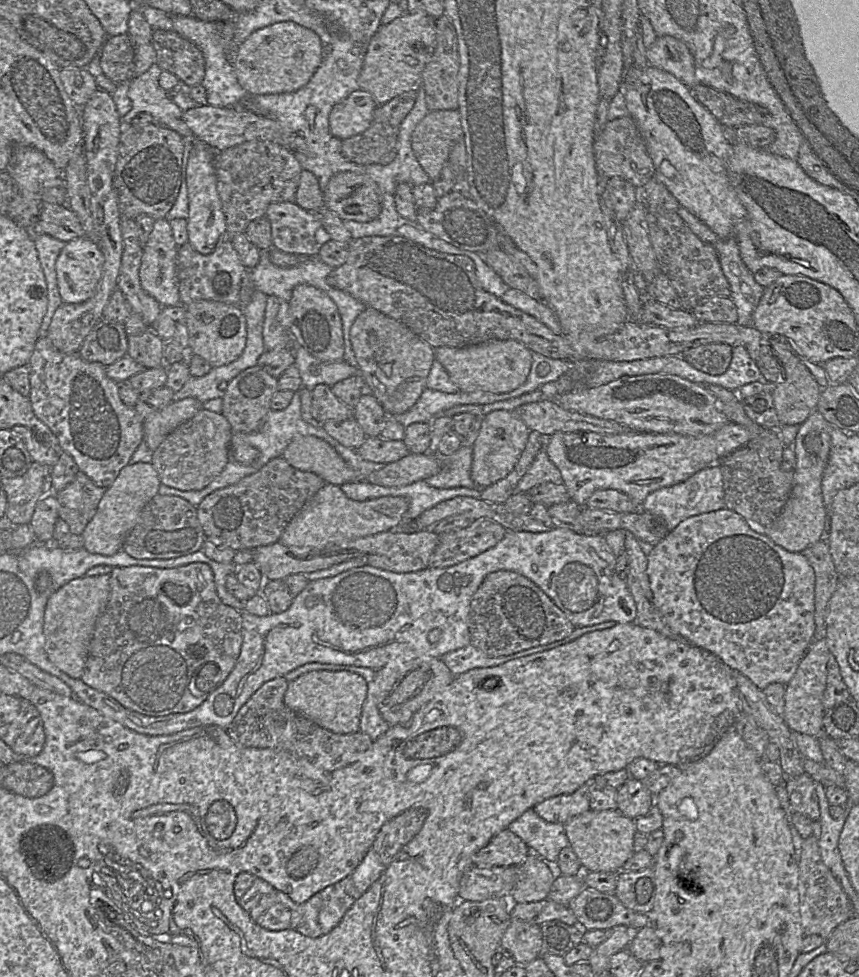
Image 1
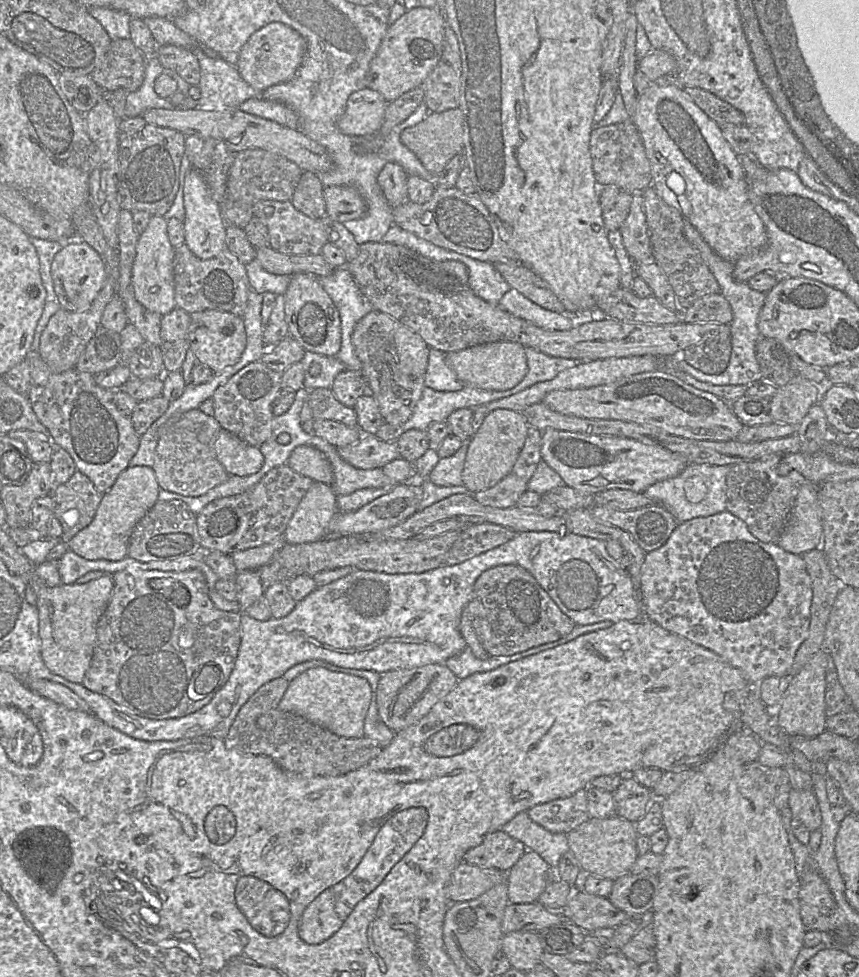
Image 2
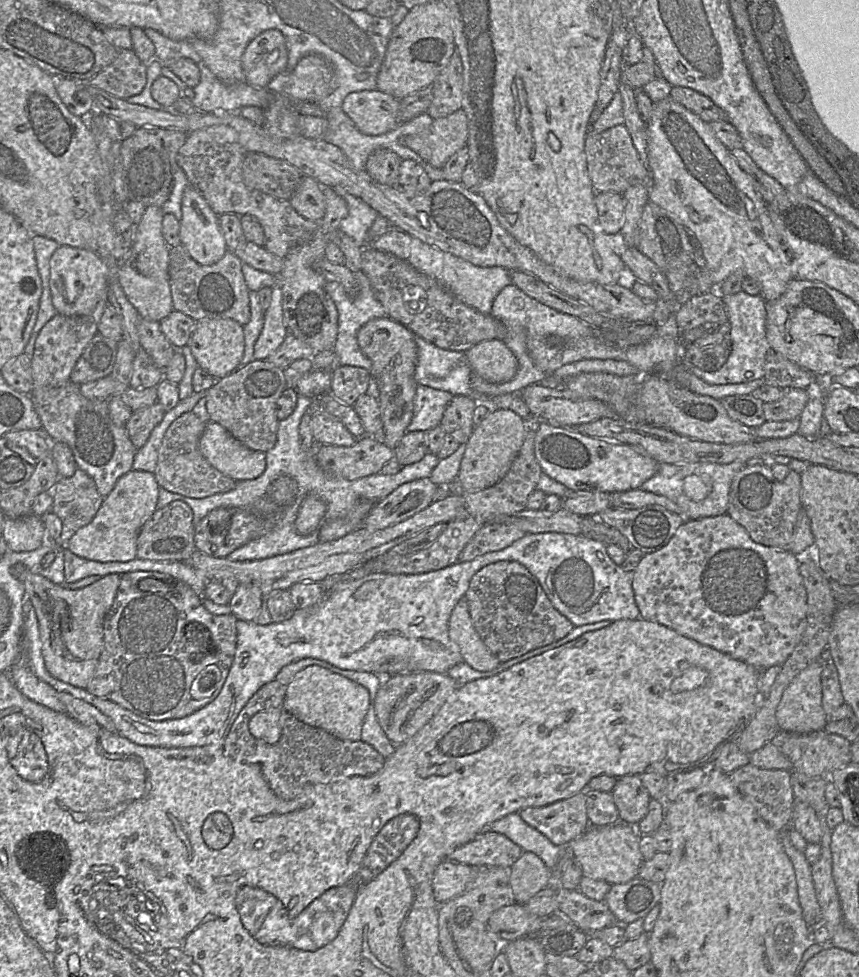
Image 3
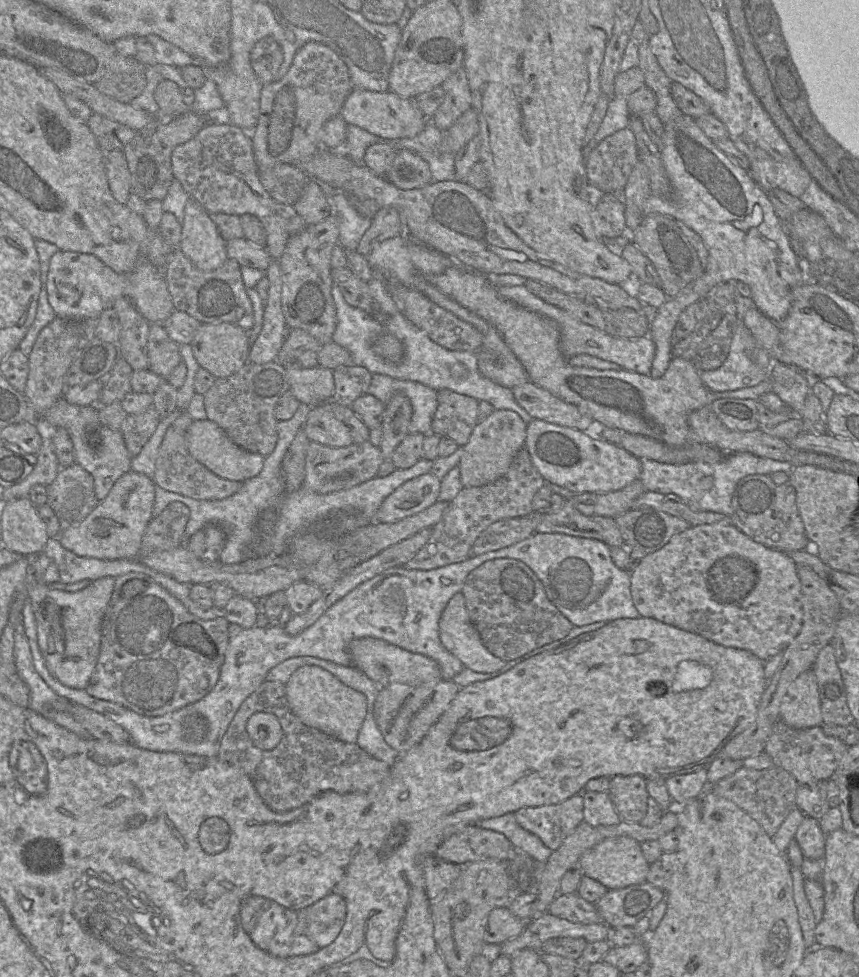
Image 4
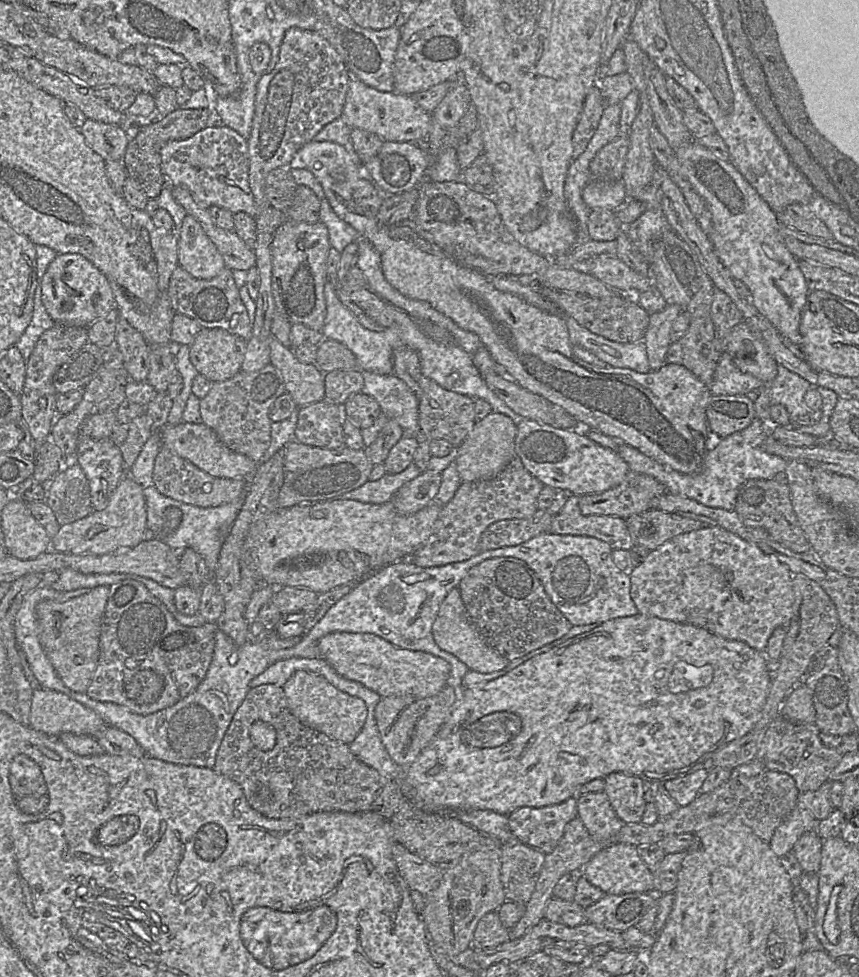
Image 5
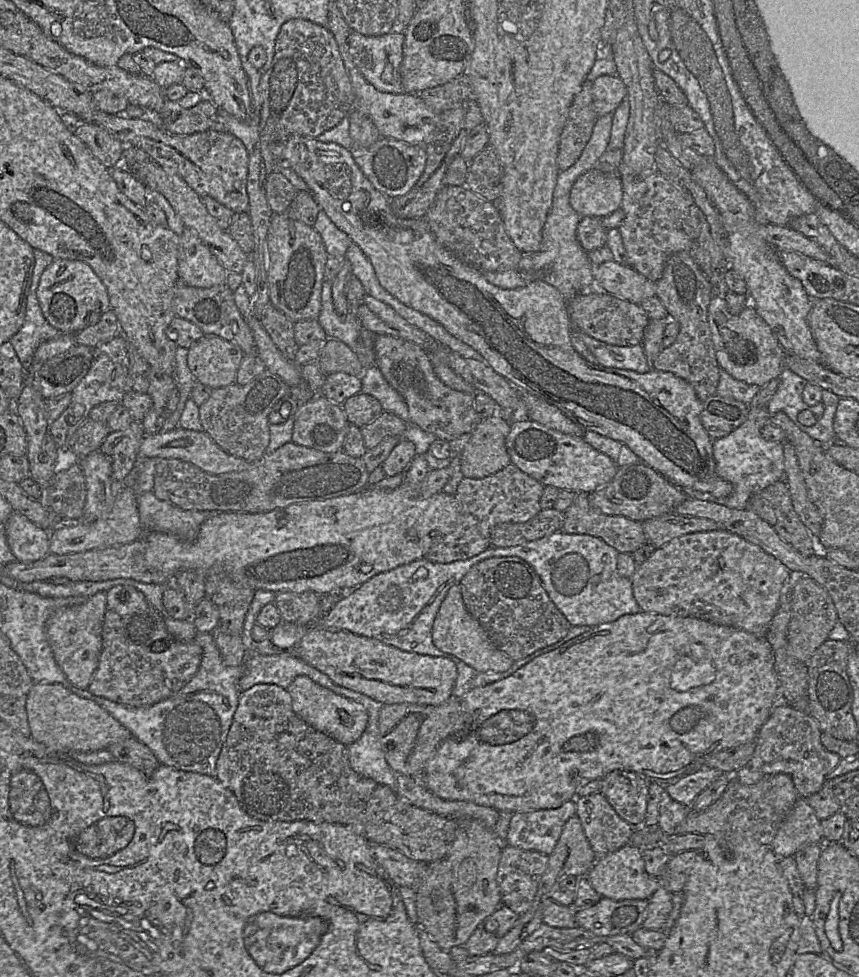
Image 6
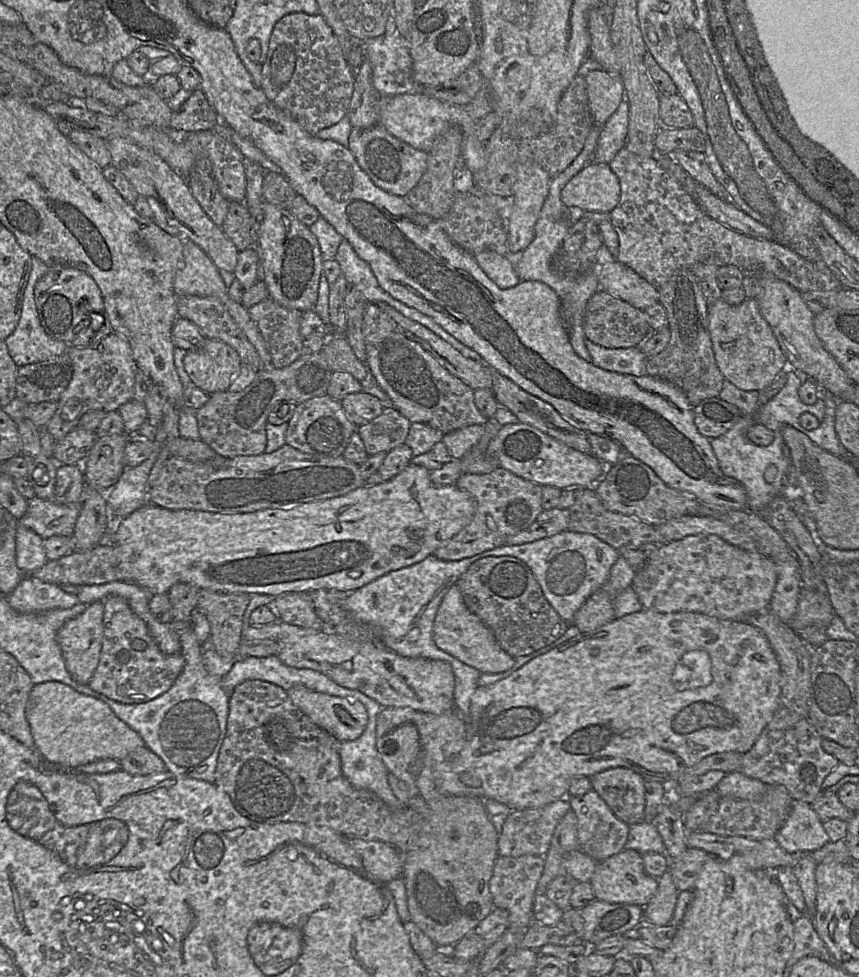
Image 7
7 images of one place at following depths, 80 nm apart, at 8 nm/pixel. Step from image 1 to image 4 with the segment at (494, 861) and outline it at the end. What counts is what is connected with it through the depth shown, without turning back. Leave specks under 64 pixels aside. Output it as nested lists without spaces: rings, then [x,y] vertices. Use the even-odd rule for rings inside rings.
[[[469,825],[443,841],[433,856],[456,865],[465,865],[485,859],[508,861],[514,850],[504,834]]]

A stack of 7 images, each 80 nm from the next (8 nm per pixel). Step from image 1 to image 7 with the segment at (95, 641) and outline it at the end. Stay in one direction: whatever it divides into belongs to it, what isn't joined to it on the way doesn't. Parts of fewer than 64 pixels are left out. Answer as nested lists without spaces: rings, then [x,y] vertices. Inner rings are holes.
[[[118,595],[104,599],[103,634],[97,667],[87,684],[93,691],[124,704],[140,704],[167,692],[182,672],[185,658],[181,653],[163,653],[144,620],[137,616]]]

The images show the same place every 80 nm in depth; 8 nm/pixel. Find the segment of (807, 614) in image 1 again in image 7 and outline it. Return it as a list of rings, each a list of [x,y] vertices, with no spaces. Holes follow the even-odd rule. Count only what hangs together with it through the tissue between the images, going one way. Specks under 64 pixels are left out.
[[[699,534],[661,544],[643,567],[636,570],[632,588],[647,610],[660,613],[695,612],[720,620],[746,621],[749,616],[769,608],[776,582],[776,562],[769,557],[741,550],[713,534]]]

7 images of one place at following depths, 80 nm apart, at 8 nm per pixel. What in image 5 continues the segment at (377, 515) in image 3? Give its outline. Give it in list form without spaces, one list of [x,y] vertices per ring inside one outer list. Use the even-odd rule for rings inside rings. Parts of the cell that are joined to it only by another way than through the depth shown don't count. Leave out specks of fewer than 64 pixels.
[[[427,470],[406,483],[391,499],[400,514],[413,514],[436,501],[442,473]]]

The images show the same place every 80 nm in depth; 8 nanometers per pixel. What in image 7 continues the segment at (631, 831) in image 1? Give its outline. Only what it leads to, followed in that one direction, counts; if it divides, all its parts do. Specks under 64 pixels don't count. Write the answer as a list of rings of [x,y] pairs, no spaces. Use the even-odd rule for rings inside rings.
[[[627,848],[598,862],[589,882],[597,900],[635,904],[642,907],[649,903],[658,887],[658,879],[648,875],[645,871],[642,854],[634,849]]]

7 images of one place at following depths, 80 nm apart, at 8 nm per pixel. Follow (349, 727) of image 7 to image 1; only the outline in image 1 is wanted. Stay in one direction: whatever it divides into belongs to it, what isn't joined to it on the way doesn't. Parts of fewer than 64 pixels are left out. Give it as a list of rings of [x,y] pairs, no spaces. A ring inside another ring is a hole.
[[[315,670],[288,682],[284,695],[285,705],[315,724],[338,734],[360,731],[360,717],[367,697],[366,680],[349,671]]]

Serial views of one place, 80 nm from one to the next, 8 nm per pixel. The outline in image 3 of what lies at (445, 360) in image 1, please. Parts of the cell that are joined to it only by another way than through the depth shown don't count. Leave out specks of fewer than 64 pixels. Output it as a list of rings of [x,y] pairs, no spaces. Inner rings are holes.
[[[502,340],[481,342],[465,355],[473,373],[488,382],[505,383],[517,374],[517,358]]]

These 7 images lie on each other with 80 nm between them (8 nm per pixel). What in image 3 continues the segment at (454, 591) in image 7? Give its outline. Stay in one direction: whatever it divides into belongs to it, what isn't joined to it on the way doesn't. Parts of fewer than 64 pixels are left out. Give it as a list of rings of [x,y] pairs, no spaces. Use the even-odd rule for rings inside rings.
[[[462,597],[455,605],[448,624],[450,639],[459,646],[463,661],[478,671],[490,671],[501,663],[491,654],[476,631],[467,599]]]

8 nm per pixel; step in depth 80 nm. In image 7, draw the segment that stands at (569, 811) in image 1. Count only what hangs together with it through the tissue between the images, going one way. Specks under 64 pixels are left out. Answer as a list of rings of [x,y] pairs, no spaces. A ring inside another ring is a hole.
[[[569,798],[542,807],[512,810],[498,836],[499,856],[519,857],[528,854],[545,856],[557,824],[569,810],[571,810]]]

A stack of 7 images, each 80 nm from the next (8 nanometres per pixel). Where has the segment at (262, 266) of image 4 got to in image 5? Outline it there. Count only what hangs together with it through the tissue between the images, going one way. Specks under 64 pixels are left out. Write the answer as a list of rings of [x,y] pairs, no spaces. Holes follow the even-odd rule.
[[[171,186],[171,192],[187,215],[194,217],[200,223],[206,235],[222,255],[226,268],[248,271],[256,266],[254,250],[250,249],[234,231],[219,227],[212,219],[209,210],[199,206],[187,189]]]

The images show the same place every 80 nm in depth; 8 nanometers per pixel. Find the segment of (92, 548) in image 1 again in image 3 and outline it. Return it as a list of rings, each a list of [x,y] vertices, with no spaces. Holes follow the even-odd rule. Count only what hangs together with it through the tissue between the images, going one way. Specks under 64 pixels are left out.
[[[131,469],[123,474],[118,478],[111,492],[104,497],[93,520],[78,529],[68,540],[66,547],[79,557],[100,562],[126,562],[137,558],[137,537],[143,524],[157,509],[159,488],[154,473]]]

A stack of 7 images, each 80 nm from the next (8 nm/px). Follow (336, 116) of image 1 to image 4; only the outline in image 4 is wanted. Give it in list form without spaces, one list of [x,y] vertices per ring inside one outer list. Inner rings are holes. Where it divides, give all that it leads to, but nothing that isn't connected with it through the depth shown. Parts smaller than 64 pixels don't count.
[[[353,88],[348,95],[339,116],[350,125],[355,125],[383,141],[396,141],[405,138],[414,138],[420,134],[428,122],[428,118],[420,111],[413,99],[405,99],[397,94],[374,92]]]

